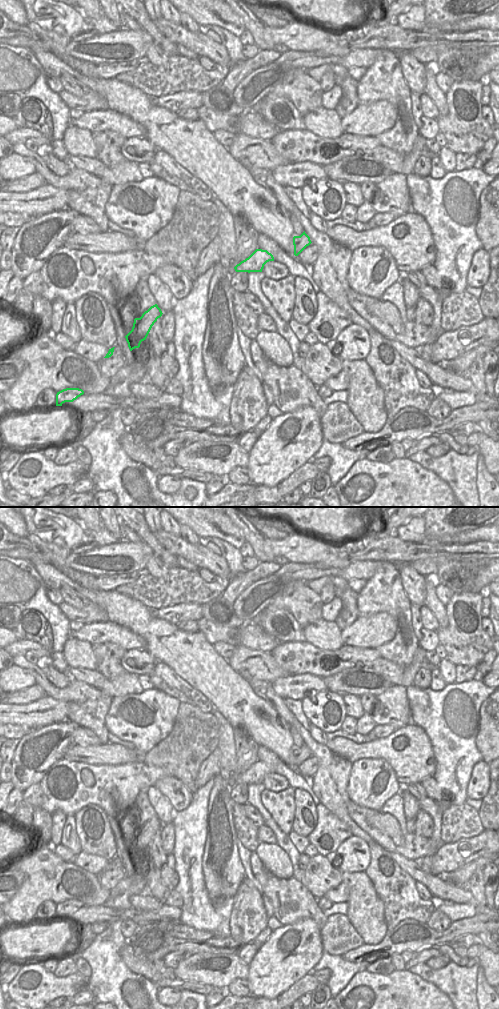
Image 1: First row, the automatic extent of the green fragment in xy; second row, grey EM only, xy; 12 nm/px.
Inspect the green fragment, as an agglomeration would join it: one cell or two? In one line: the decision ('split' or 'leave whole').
leave whole

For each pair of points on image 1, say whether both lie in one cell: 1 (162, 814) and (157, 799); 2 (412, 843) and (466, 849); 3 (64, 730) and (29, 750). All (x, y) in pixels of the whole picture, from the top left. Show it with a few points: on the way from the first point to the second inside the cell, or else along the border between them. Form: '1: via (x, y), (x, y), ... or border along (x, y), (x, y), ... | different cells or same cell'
1: via (162, 810), (159, 803) | same cell
2: border along (435, 852), (432, 856) | different cells
3: via (55, 730), (38, 746) | same cell

